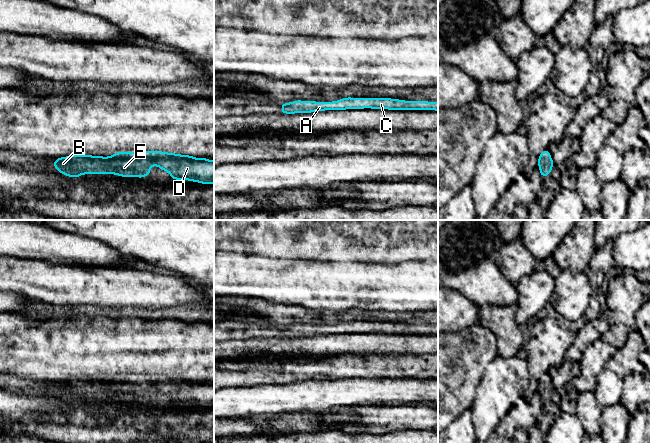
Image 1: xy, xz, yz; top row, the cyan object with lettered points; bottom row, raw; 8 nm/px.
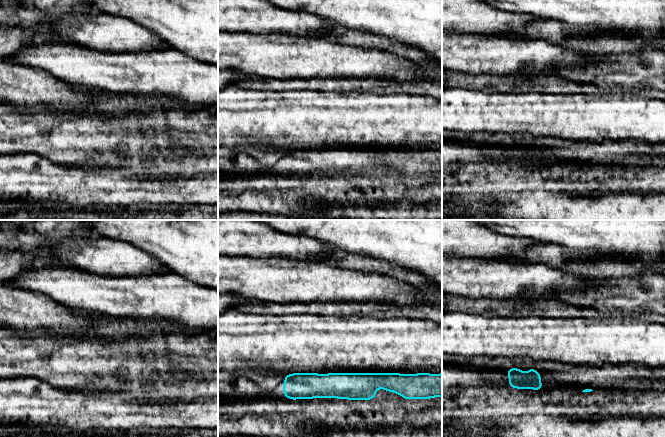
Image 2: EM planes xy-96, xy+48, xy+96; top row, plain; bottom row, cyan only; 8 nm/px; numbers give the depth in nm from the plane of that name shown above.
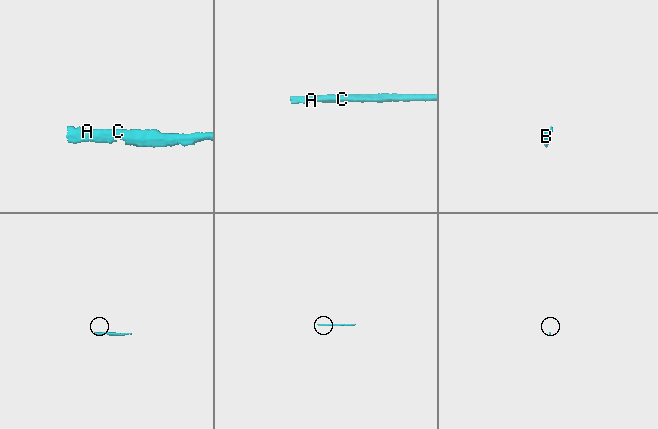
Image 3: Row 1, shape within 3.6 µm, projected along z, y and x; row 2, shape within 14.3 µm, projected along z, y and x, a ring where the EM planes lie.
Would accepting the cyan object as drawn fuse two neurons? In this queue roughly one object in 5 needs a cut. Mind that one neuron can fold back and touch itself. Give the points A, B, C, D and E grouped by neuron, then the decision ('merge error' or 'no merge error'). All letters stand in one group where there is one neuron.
A B C D E | no merge error

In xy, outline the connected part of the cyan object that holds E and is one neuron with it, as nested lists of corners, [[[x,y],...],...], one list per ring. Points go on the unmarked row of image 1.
[[[164,375],[116,376],[109,381],[72,378],[53,386],[59,397],[70,402],[99,397],[145,402],[152,398],[152,389],[168,396],[172,404],[214,408],[214,384]]]

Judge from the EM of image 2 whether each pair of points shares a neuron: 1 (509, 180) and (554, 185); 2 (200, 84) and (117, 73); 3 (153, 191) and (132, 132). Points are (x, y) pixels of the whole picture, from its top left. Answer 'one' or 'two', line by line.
1: one
2: one
3: two

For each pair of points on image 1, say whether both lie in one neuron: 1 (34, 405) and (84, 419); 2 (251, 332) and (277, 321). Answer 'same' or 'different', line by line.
1: different
2: different

